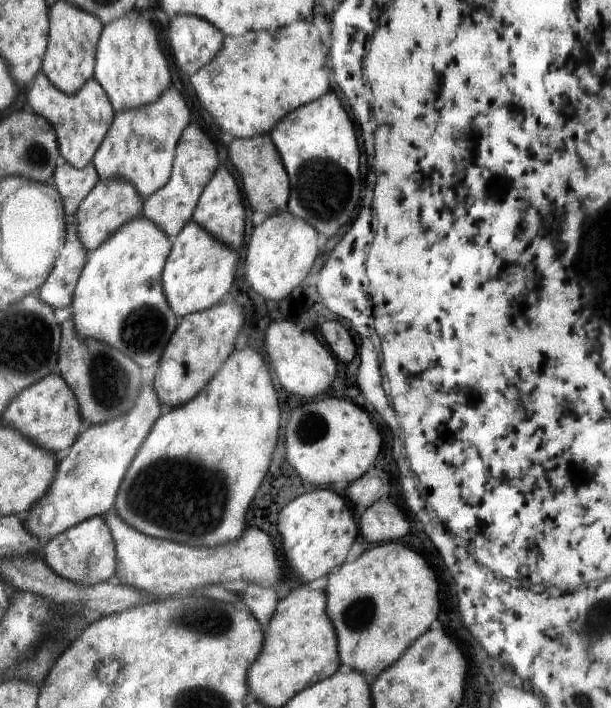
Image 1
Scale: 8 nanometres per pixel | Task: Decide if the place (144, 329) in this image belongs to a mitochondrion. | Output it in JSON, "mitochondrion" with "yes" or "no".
{"mitochondrion":"yes"}

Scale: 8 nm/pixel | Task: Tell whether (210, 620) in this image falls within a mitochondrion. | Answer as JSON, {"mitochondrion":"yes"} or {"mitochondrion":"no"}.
{"mitochondrion":"yes"}

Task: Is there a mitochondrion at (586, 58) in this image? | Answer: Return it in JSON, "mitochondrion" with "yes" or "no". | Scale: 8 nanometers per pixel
{"mitochondrion":"no"}

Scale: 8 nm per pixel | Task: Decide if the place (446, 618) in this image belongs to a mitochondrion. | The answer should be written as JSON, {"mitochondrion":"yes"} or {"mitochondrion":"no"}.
{"mitochondrion":"no"}

